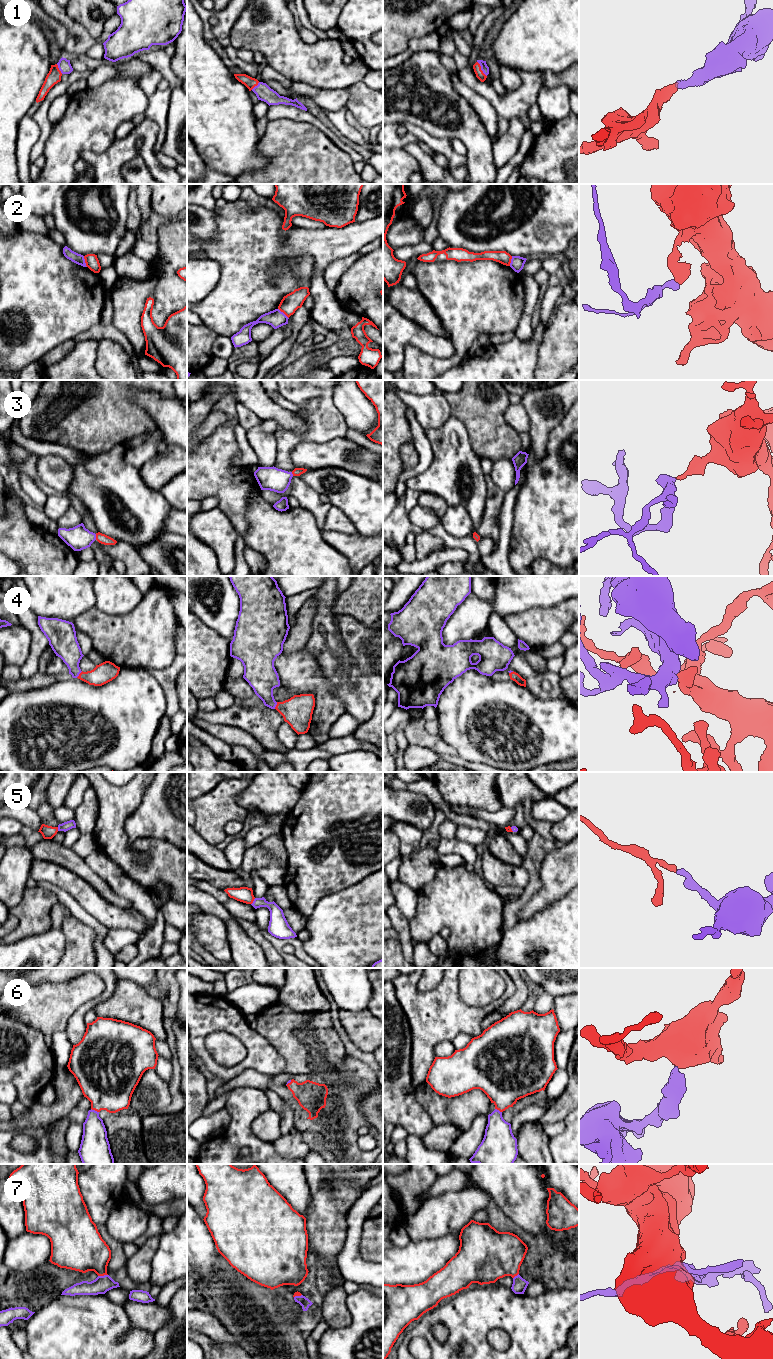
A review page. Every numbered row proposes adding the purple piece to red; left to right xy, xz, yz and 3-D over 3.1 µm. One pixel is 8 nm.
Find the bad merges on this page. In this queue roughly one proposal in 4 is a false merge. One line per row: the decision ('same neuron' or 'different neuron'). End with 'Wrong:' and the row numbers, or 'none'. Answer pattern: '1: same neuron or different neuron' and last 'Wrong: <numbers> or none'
1: same neuron
2: different neuron
3: same neuron
4: same neuron
5: same neuron
6: same neuron
7: same neuron
Wrong: 2

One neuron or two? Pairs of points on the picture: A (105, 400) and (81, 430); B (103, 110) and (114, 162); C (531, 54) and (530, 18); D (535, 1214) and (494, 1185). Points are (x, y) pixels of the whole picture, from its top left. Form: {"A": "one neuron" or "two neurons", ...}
{"A": "one neuron", "B": "two neurons", "C": "one neuron", "D": "one neuron"}

